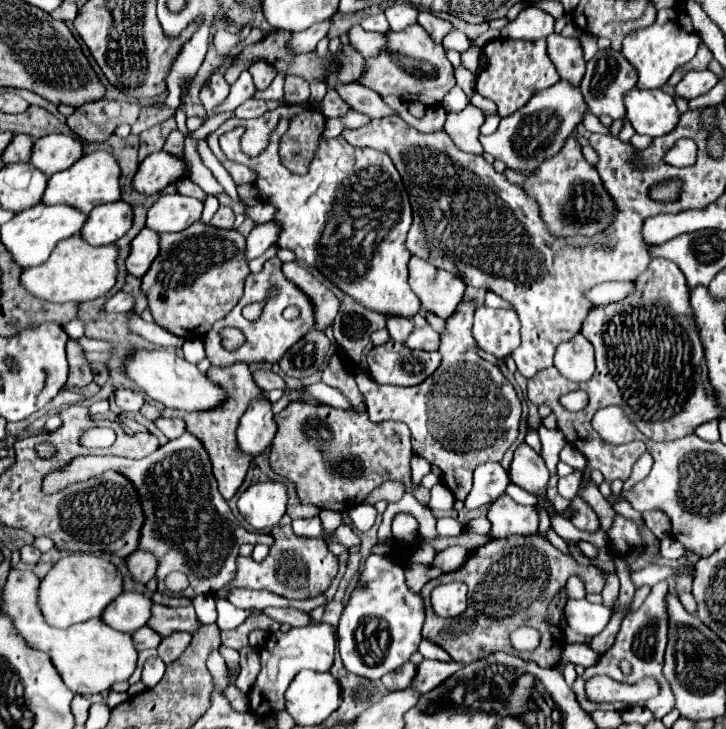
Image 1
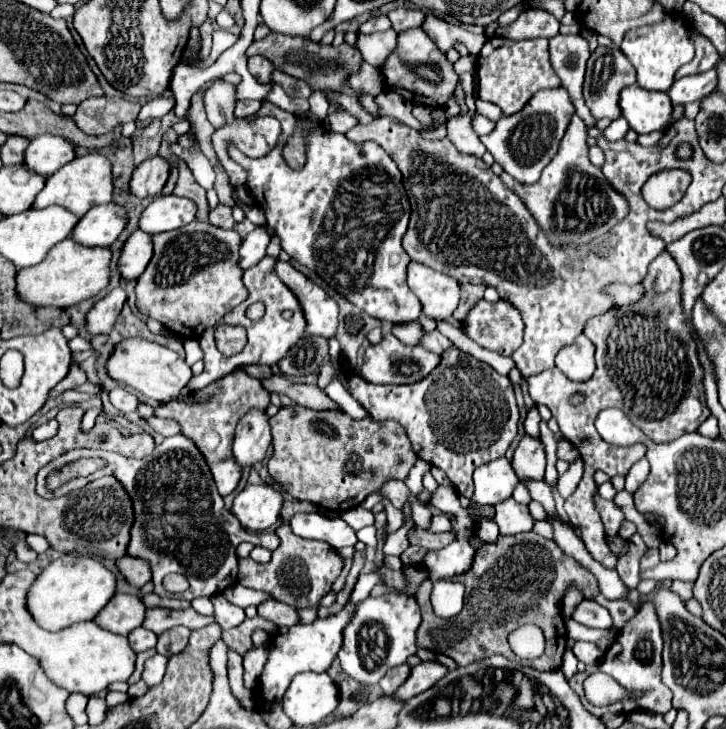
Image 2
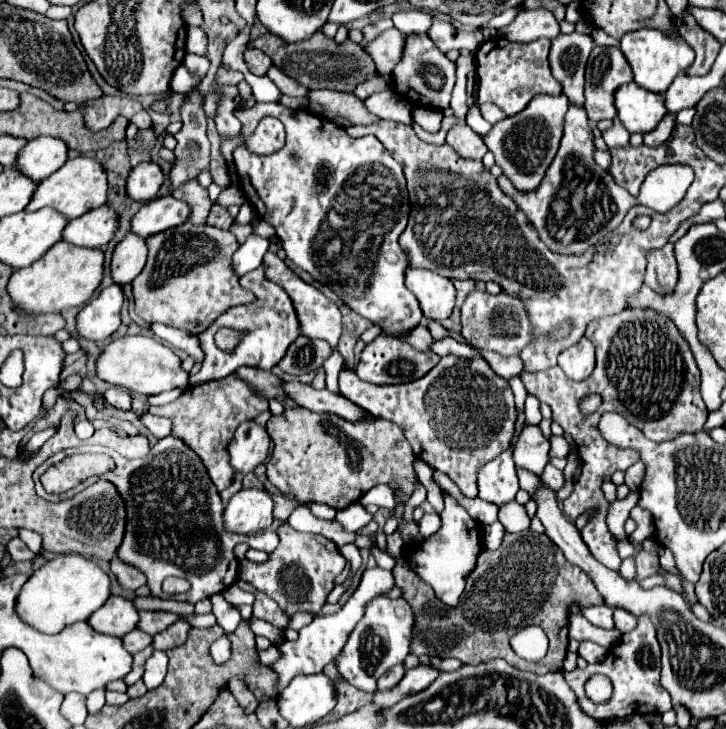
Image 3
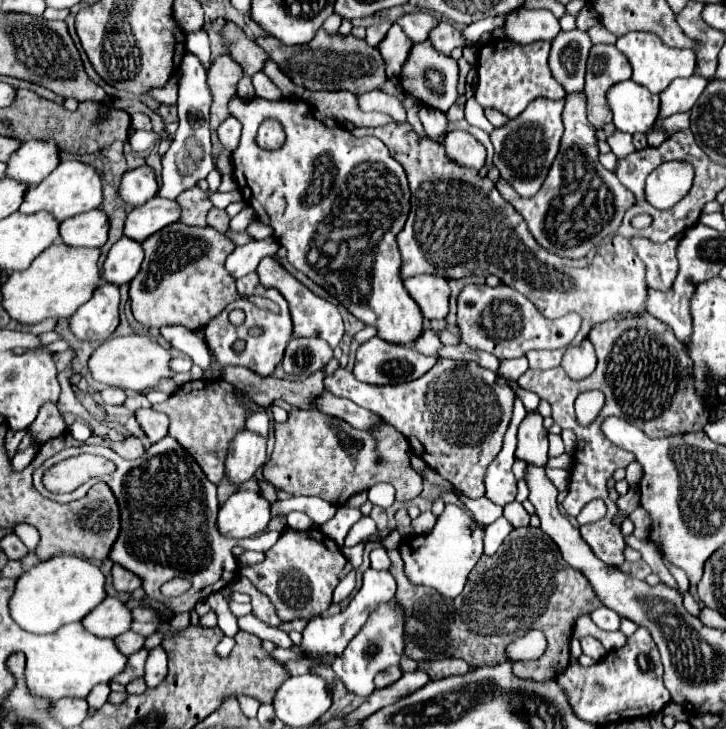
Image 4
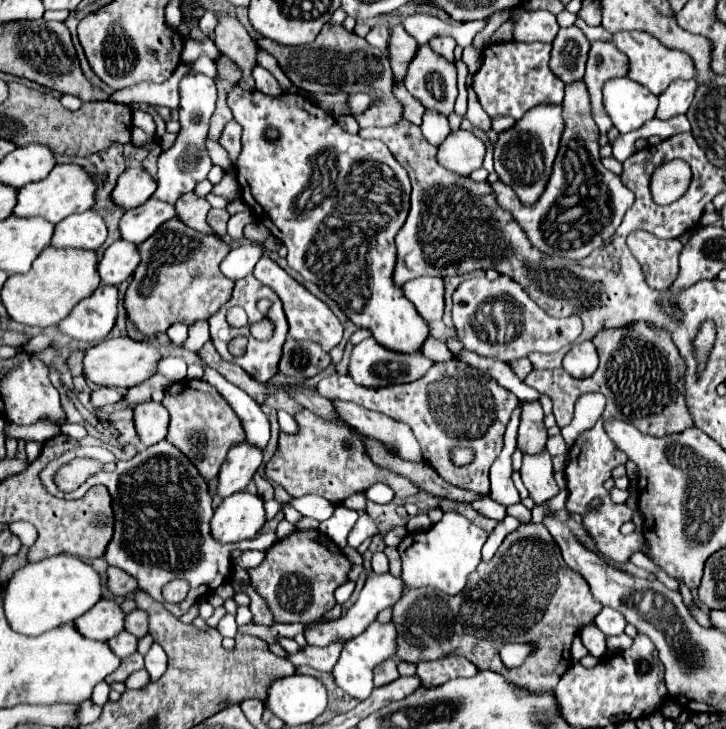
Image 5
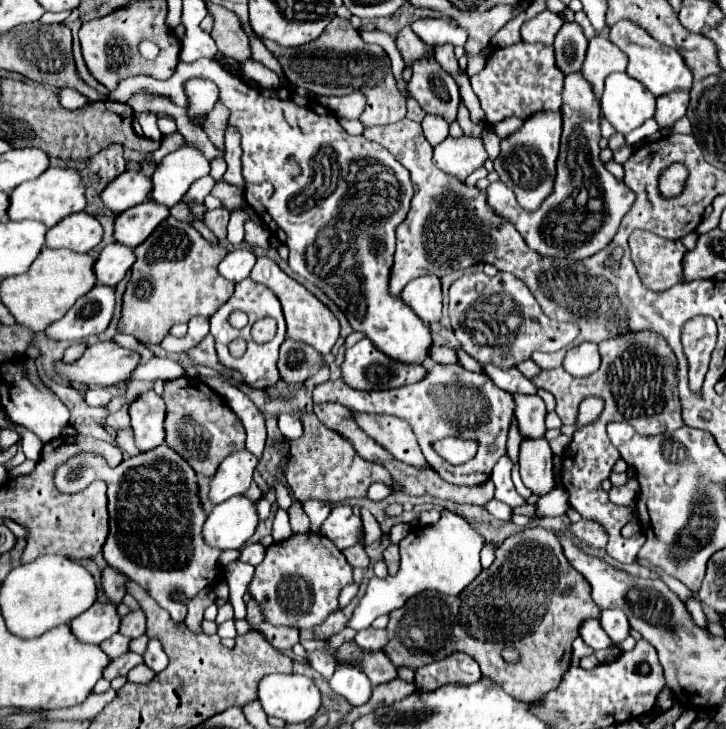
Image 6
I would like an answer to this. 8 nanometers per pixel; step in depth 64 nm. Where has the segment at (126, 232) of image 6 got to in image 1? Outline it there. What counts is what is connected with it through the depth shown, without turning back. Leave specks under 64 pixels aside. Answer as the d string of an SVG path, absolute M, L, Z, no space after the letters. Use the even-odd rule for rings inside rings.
M162 194L158 202L152 204L146 218L146 228L162 232L180 232L200 220L204 204L196 198L182 194Z

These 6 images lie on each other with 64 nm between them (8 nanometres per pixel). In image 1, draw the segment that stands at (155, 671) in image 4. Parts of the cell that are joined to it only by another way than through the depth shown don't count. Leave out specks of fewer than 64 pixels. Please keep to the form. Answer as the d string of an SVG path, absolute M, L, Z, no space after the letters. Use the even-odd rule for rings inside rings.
M158 656L156 658L148 658L146 664L144 664L144 670L142 670L142 682L148 688L154 688L162 680L164 670L166 670L166 666L164 666L164 662Z

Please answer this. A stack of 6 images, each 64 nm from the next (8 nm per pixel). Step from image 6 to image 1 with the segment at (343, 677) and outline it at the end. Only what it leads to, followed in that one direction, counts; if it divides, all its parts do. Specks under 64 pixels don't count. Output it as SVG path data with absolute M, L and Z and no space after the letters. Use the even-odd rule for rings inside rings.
M398 512L392 520L394 548L386 556L370 556L348 606L338 624L338 648L344 668L368 680L380 680L386 672L396 670L418 650L422 640L420 630L424 622L422 596L408 590L404 584L404 568L400 560L418 540L418 522L412 514Z

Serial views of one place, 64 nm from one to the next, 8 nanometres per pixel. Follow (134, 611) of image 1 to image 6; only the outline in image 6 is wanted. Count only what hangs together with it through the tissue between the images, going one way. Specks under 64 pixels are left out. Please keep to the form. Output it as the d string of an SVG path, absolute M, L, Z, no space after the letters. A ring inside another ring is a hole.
M96 602L88 612L76 616L76 620L70 622L72 634L78 640L84 640L84 644L100 644L108 640L112 634L118 632L120 618L116 614L116 604L110 602Z

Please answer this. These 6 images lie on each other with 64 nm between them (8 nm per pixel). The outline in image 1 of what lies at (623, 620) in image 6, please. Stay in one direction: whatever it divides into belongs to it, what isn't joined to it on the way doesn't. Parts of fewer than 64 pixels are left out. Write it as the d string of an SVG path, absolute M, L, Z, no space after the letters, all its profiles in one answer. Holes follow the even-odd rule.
M586 598L582 600L568 600L566 608L566 634L572 638L578 636L596 636L604 630L604 626L610 622L612 612L610 608L602 604L592 604Z

